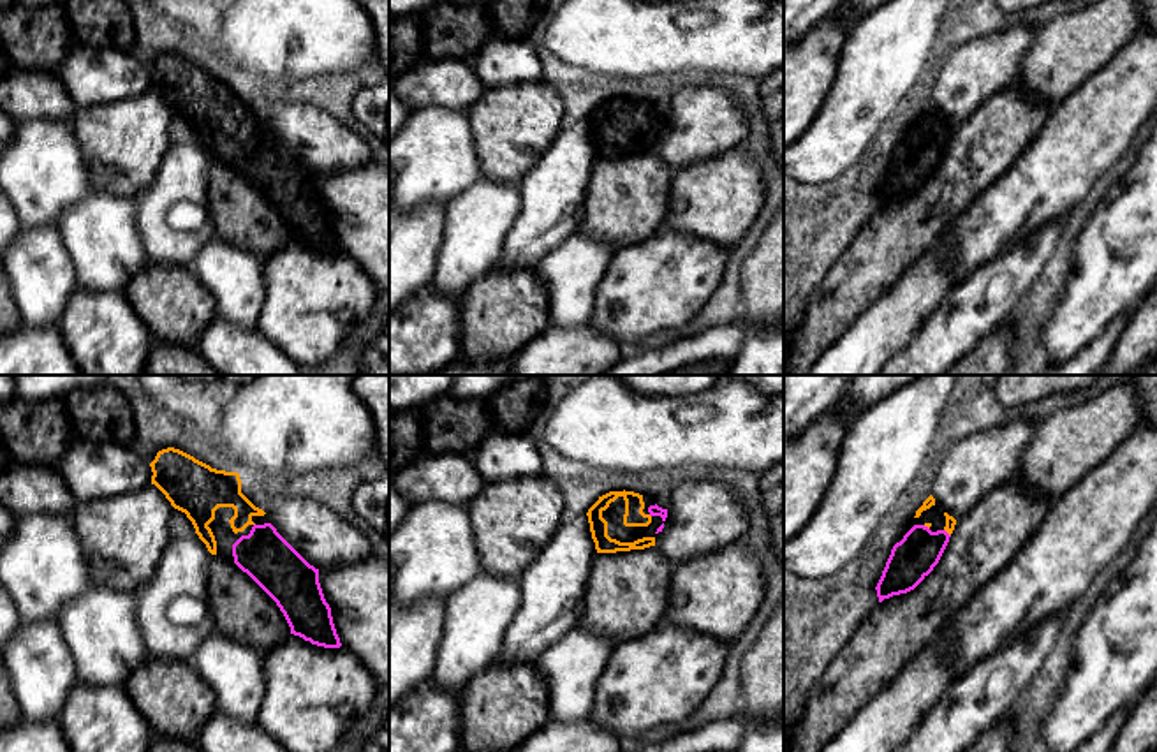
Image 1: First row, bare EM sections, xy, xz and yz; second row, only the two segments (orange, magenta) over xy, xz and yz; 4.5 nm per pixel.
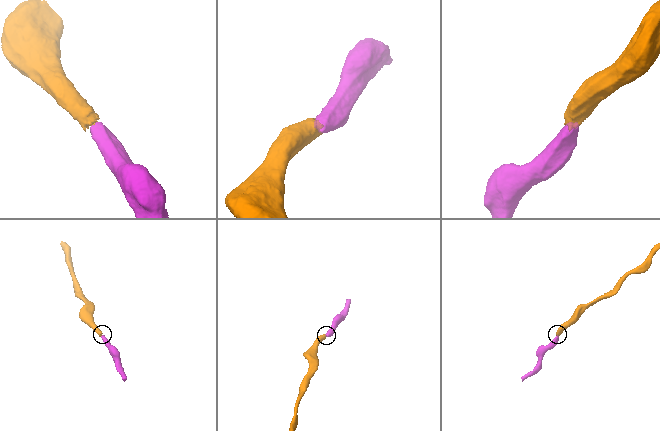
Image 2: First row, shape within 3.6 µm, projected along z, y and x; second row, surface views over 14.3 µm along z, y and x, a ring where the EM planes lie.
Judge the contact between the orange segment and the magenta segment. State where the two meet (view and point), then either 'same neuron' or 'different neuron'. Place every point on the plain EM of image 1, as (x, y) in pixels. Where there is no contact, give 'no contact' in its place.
contact yz (946, 136); same neuron

